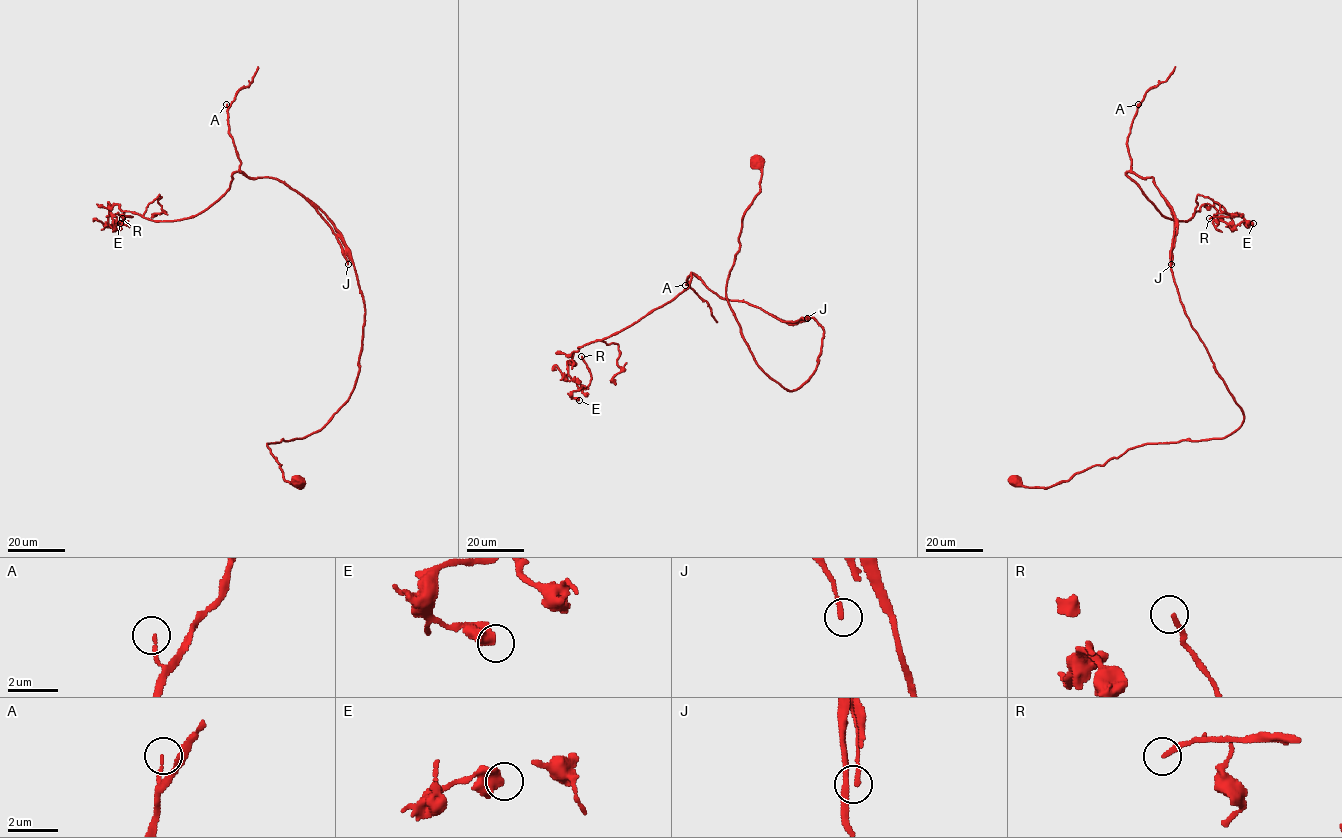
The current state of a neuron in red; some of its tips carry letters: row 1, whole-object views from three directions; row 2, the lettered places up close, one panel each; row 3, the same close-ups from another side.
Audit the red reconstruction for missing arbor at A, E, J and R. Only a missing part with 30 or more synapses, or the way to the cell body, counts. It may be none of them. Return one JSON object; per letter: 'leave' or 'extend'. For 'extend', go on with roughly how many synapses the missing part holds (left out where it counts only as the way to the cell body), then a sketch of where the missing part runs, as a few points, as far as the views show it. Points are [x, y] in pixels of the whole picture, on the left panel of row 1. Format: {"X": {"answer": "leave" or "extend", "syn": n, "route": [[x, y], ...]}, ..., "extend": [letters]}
{"A": {"answer": "leave"}, "E": {"answer": "leave"}, "J": {"answer": "leave"}, "R": {"answer": "leave"}, "extend": []}

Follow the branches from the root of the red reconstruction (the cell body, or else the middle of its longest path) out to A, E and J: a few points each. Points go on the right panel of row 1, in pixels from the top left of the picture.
A: (1016, 483), (1048, 488), (1243, 420), (1181, 301), (1171, 210), (1131, 170), (1138, 104)
E: (1016, 483), (1241, 425), (1180, 299), (1171, 210), (1126, 173), (1166, 217), (1216, 202), (1253, 223)
J: (1016, 483), (1048, 488), (1131, 448), (1223, 438), (1241, 425), (1243, 410), (1185, 312), (1171, 253), (1171, 264)

